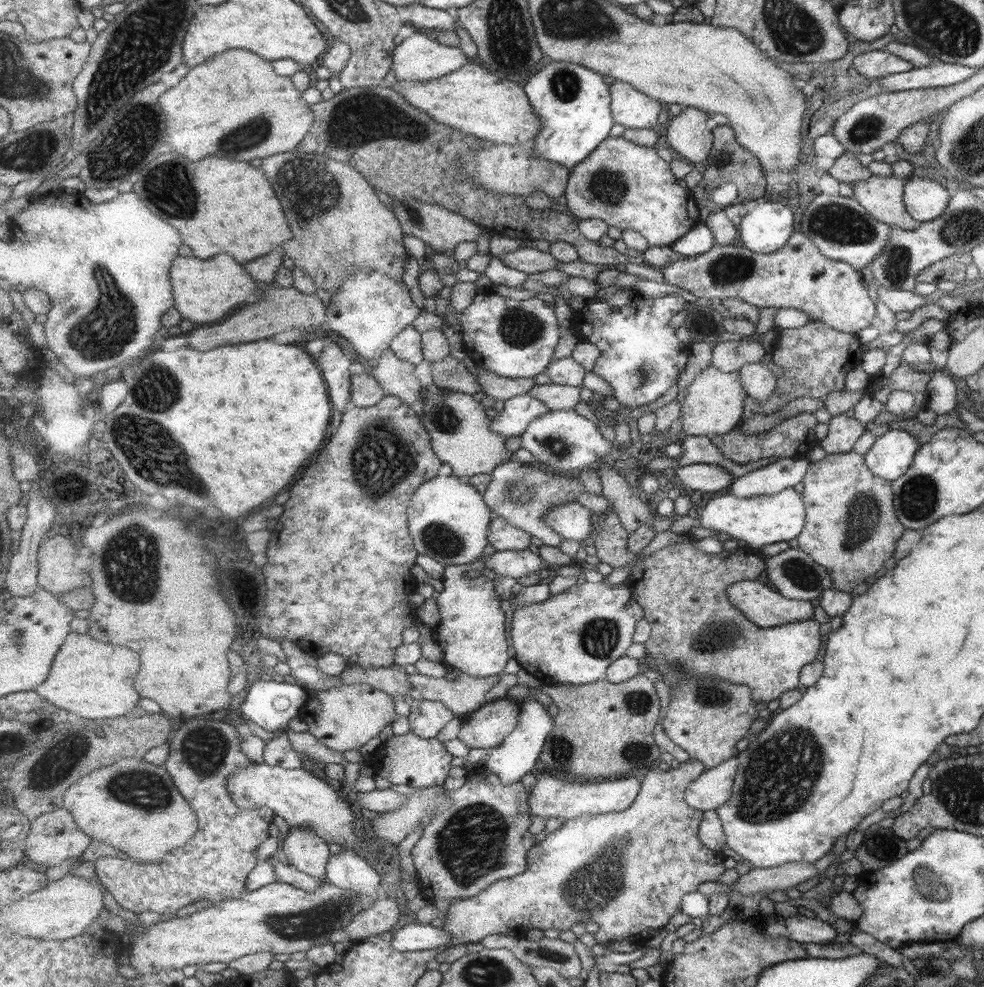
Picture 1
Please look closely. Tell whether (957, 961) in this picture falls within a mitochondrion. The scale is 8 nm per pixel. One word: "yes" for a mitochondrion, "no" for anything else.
no

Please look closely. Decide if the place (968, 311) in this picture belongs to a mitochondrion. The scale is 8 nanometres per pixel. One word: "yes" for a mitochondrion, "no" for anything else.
no

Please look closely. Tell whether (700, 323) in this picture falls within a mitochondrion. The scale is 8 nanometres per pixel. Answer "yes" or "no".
yes

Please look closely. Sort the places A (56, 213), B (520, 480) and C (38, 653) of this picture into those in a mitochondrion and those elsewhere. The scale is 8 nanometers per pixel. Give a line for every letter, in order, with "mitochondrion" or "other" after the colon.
A: other
B: mitochondrion
C: other

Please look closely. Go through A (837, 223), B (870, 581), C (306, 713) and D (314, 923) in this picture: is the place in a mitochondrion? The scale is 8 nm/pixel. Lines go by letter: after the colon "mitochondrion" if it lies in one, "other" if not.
A: mitochondrion
B: other
C: other
D: mitochondrion

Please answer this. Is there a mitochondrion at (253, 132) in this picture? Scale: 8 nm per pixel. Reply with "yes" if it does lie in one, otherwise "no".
yes

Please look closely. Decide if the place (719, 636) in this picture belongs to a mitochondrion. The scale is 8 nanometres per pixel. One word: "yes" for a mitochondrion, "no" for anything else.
yes

